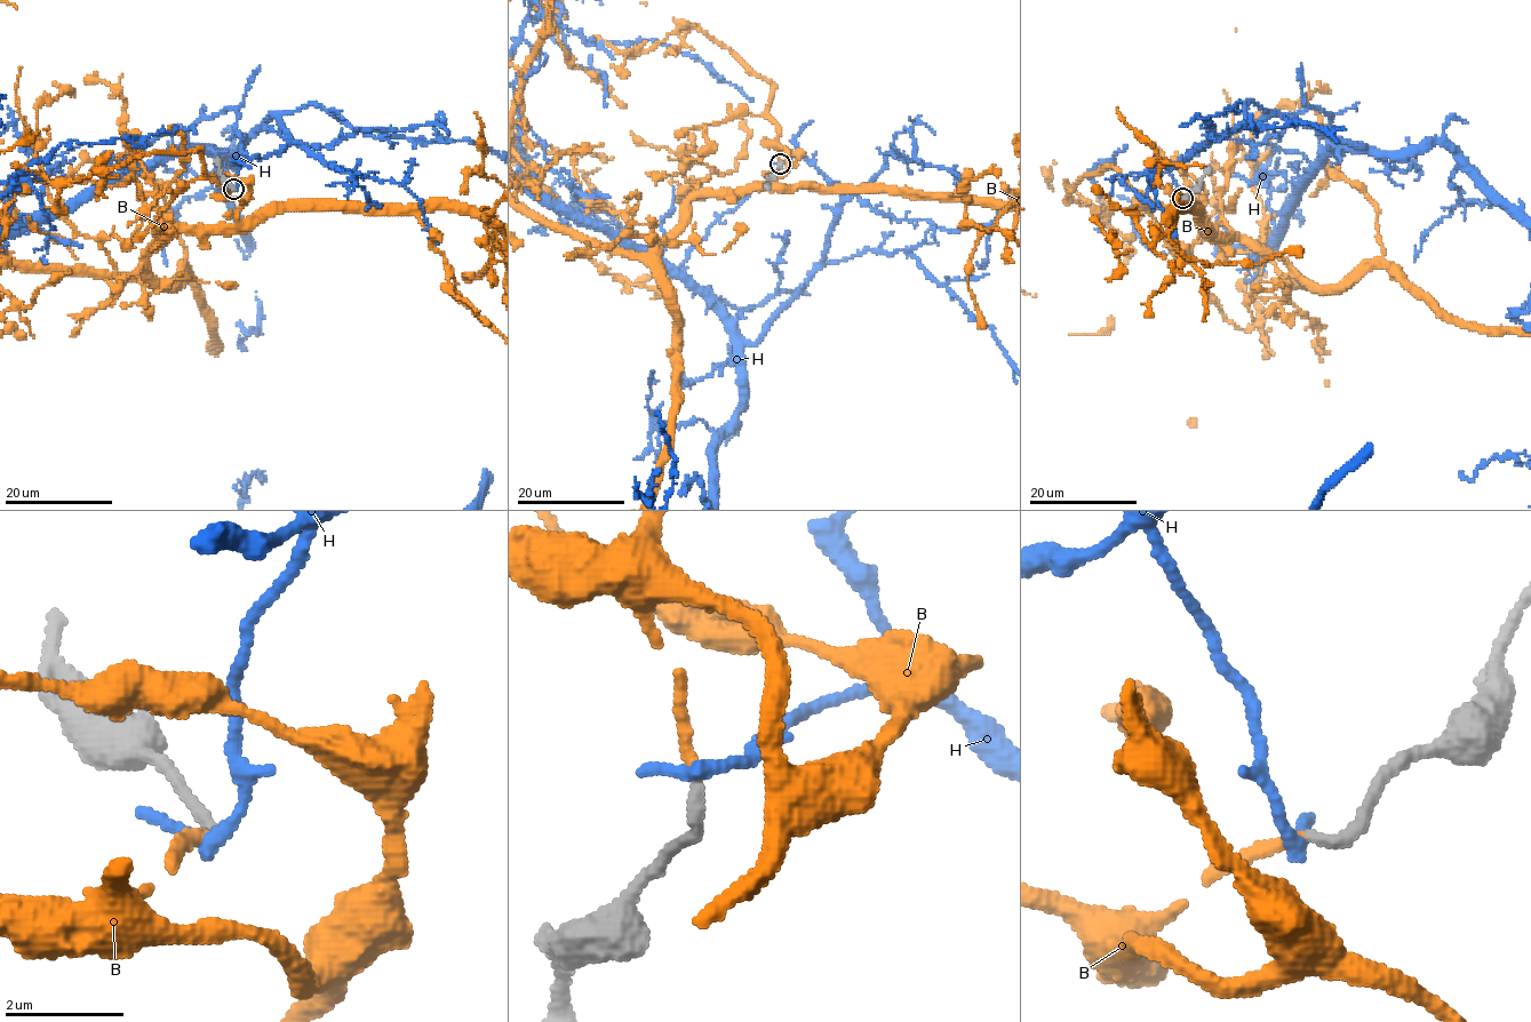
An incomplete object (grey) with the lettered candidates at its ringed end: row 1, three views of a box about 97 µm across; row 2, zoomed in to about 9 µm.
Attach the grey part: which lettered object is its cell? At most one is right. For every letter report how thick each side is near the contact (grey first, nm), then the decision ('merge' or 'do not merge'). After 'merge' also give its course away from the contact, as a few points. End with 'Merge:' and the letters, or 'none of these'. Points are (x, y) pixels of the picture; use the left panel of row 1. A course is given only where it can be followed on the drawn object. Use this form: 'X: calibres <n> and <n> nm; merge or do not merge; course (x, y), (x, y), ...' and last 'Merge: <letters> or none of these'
B: calibres 200 and 170 nm; merge
H: calibres 200 and 300 nm; do not merge
Merge: B

